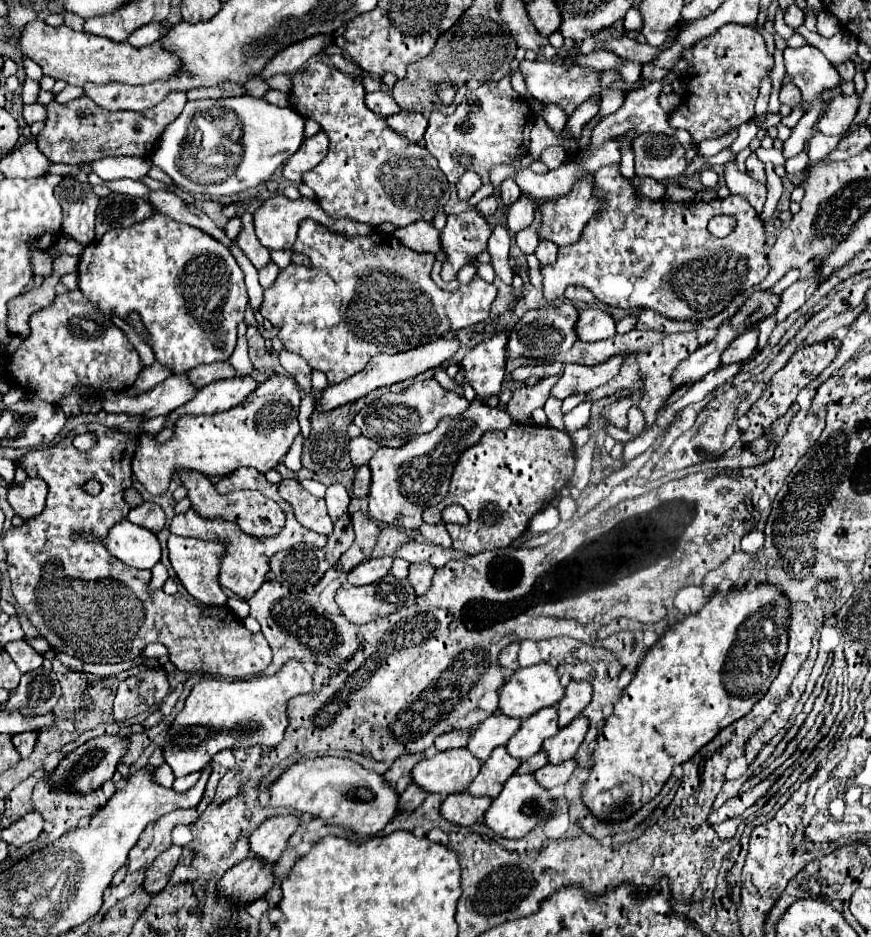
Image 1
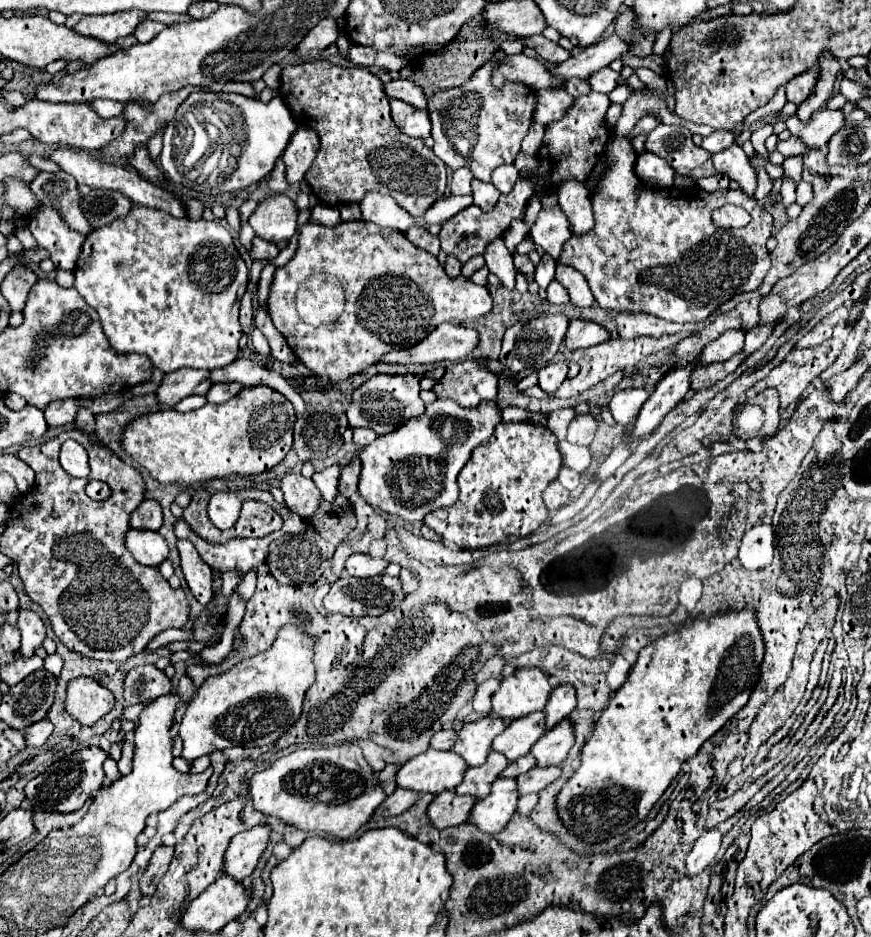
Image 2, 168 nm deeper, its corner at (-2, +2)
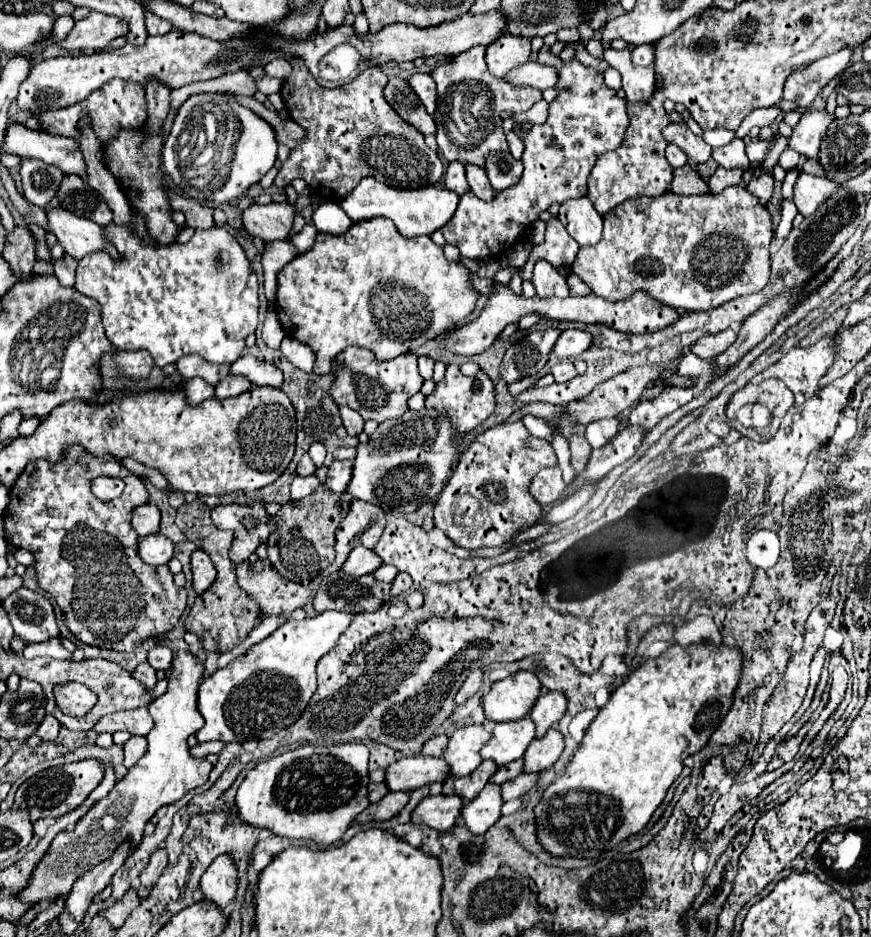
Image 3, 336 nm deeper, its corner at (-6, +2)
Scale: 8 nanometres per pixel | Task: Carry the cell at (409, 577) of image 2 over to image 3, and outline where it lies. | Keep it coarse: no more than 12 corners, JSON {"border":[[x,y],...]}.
{"border":[[399,574],[391,584],[391,594],[407,592],[411,576]]}

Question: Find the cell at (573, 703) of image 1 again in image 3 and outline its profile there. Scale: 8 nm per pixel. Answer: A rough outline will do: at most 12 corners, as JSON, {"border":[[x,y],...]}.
{"border":[[561,692],[541,694],[529,712],[537,738],[563,718]]}

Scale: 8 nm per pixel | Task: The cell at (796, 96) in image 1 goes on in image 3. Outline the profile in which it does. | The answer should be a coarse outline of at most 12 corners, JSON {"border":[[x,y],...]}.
{"border":[[853,48],[793,72],[783,98],[809,108],[821,88],[849,66]]}

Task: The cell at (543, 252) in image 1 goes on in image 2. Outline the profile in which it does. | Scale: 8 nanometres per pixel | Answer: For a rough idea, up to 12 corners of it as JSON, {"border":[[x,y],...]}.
{"border":[[541,254],[535,270],[539,288],[547,288],[555,278],[557,262],[551,256]]}

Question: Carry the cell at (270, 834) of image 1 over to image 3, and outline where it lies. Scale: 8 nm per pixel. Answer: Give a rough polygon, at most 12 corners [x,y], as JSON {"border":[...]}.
{"border":[[223,854],[201,876],[207,902],[225,908],[237,892],[237,866]]}

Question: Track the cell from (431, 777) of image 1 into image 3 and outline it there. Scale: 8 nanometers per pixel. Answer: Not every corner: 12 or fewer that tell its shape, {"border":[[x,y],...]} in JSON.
{"border":[[401,758],[387,766],[391,792],[449,778],[443,758]]}

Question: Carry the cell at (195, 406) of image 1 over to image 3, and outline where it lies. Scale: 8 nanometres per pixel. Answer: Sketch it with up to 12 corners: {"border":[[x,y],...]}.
{"border":[[233,374],[221,378],[215,386],[215,396],[239,396],[249,388],[245,376]]}

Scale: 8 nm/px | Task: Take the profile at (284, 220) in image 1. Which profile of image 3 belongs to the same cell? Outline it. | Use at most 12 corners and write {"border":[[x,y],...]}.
{"border":[[289,202],[251,204],[243,228],[263,242],[285,240],[295,208]]}

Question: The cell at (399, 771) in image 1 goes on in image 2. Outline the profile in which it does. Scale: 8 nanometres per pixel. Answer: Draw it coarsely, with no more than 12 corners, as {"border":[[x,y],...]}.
{"border":[[389,764],[379,772],[379,782],[387,796],[397,788],[397,764]]}

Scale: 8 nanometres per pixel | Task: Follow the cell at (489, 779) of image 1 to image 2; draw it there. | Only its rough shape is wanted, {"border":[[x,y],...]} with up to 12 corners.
{"border":[[499,752],[469,768],[455,792],[489,796],[493,780],[509,766]]}

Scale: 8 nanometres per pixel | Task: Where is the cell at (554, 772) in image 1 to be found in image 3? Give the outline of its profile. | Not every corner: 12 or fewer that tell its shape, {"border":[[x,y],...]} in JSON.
{"border":[[521,774],[501,784],[503,802],[521,798],[537,782],[537,774]]}

